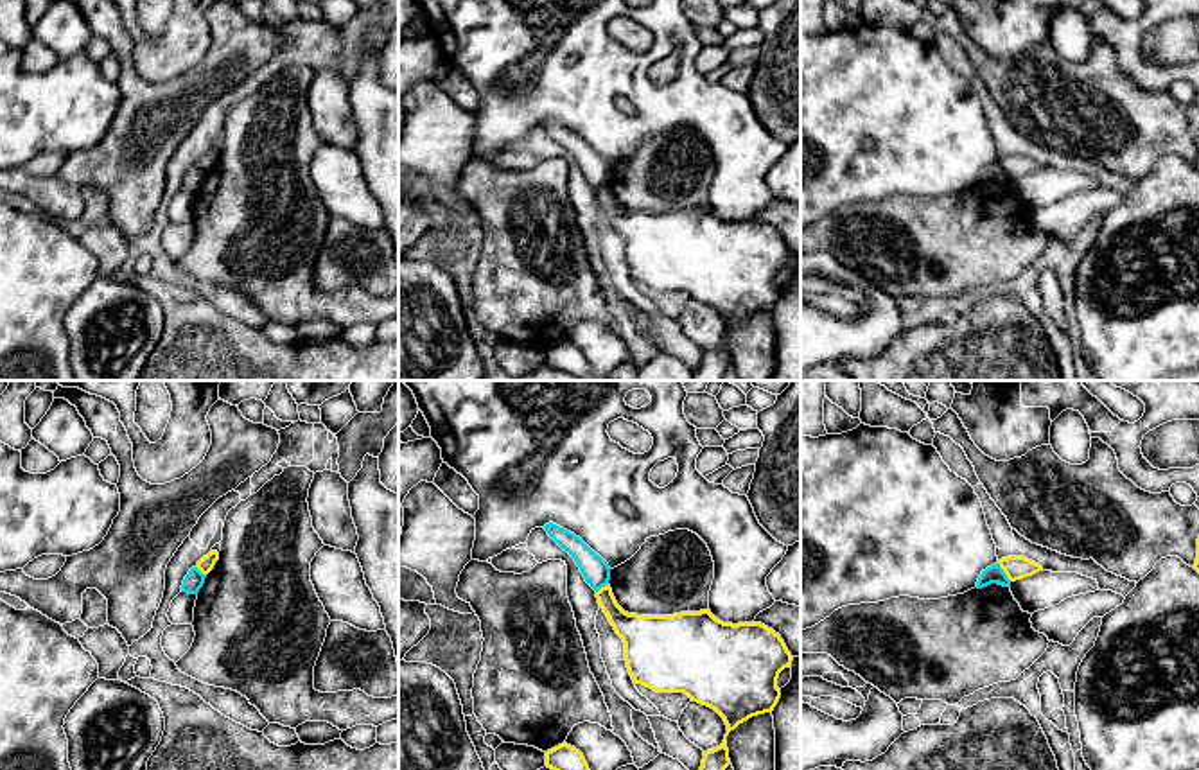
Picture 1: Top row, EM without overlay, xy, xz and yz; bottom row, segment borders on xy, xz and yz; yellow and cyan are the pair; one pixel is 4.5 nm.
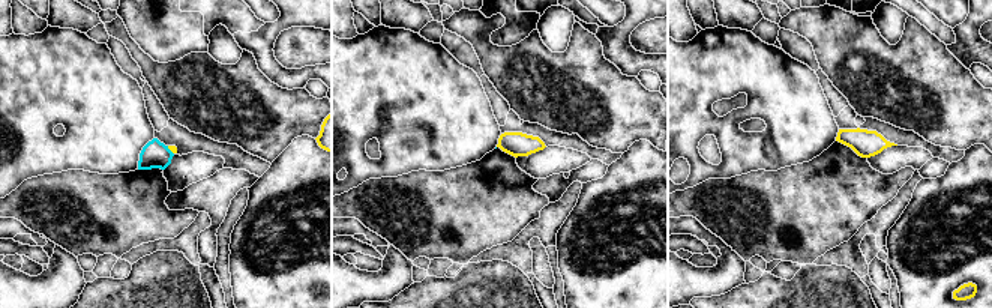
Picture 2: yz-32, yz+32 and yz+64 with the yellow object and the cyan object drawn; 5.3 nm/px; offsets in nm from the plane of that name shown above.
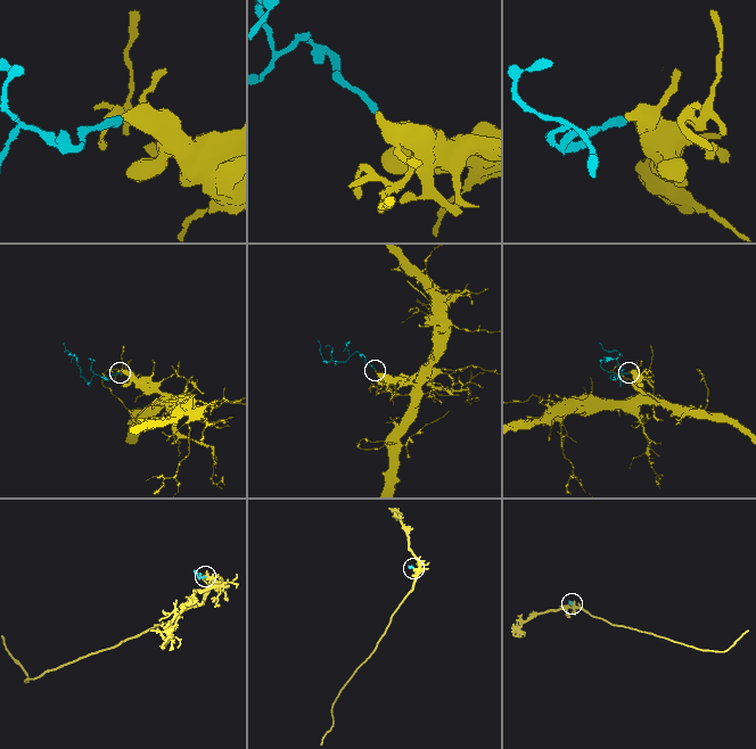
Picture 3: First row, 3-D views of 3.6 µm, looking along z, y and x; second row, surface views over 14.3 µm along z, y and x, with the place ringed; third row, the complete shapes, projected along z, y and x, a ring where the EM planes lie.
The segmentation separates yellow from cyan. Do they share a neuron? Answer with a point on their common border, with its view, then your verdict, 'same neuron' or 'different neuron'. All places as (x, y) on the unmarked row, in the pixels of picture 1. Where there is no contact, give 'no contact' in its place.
yz (1004, 169) | different neuron

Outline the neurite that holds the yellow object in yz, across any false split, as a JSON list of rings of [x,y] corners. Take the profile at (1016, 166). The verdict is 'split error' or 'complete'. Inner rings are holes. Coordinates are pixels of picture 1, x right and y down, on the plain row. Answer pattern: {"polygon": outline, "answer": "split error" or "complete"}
{"polygon": [[[1007,154],[1007,156],[998,158],[998,162],[1011,179],[1023,178],[1027,174],[1032,174],[1043,169],[1039,162],[1025,154]]], "answer": "complete"}

